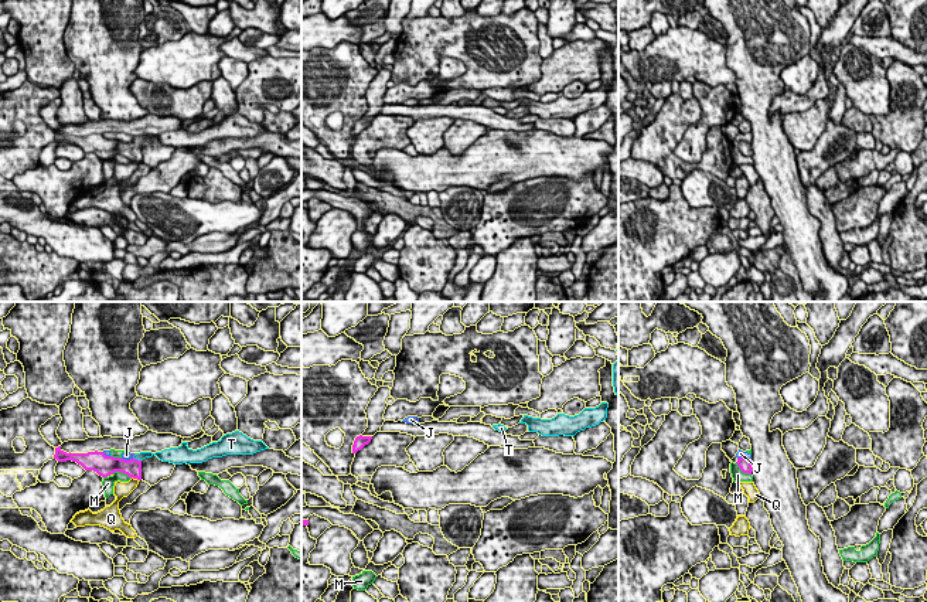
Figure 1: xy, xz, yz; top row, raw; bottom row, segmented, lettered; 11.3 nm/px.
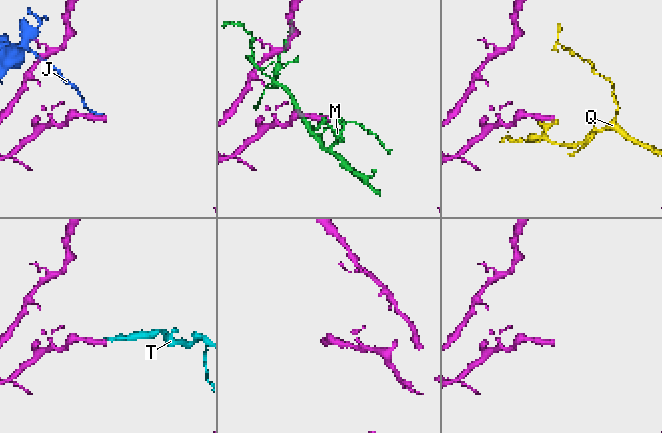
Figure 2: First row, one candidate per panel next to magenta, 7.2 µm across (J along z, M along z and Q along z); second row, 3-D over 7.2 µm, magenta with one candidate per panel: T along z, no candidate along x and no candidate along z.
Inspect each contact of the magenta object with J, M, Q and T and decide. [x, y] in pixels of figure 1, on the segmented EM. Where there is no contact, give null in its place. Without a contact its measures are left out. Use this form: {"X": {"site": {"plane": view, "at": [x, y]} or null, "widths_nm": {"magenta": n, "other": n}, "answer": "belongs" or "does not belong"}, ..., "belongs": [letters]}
{"J": {"site": {"plane": "yz", "at": [743, 458]}, "widths_nm": {"magenta": 140, "other": 90}, "answer": "does not belong"}, "M": {"site": {"plane": "xy", "at": [122, 472]}, "widths_nm": {"magenta": 240, "other": 140}, "answer": "does not belong"}, "Q": {"site": {"plane": "xy", "at": [135, 478]}, "widths_nm": {"magenta": 200, "other": 190}, "answer": "does not belong"}, "T": {"site": {"plane": "xy", "at": [136, 459]}, "widths_nm": {"magenta": 200, "other": 90}, "answer": "belongs"}, "belongs": ["T"]}

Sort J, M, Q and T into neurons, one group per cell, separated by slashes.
J M / Q / T

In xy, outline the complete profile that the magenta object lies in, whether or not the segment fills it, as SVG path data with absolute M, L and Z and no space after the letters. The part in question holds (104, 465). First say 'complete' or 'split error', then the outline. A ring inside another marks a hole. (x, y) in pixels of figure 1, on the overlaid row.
split error; M239 431L224 435L218 442L212 442L201 449L192 450L188 442L183 442L178 448L164 449L161 452L140 452L134 453L130 460L106 456L103 452L88 453L67 453L61 446L55 448L54 459L58 462L72 460L81 465L85 470L93 470L102 477L108 477L115 472L127 475L130 479L142 480L142 460L156 455L163 462L174 465L202 463L212 458L226 455L253 455L269 449L262 441L253 441Z

